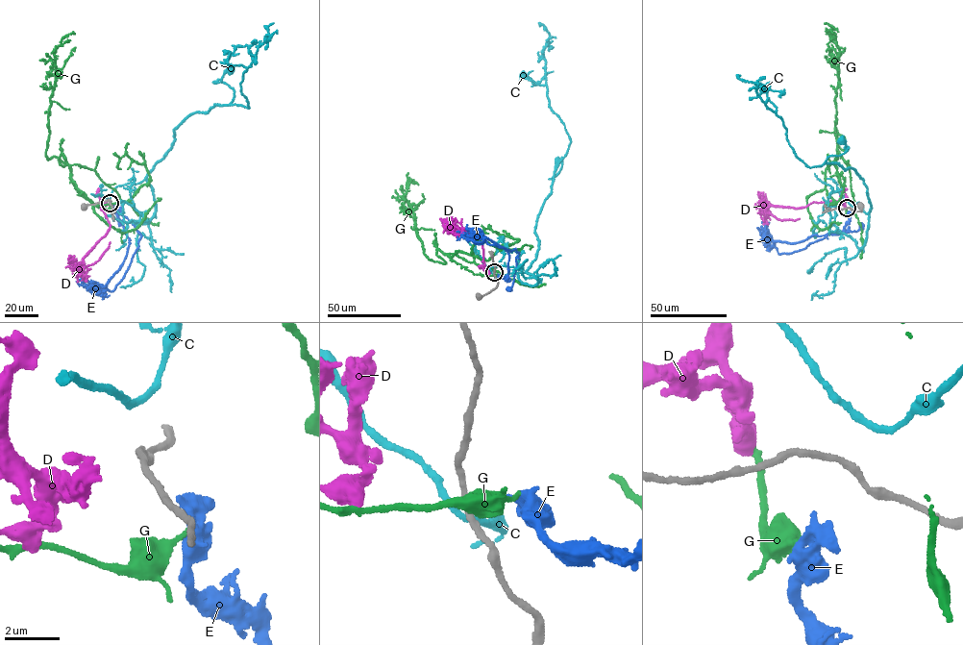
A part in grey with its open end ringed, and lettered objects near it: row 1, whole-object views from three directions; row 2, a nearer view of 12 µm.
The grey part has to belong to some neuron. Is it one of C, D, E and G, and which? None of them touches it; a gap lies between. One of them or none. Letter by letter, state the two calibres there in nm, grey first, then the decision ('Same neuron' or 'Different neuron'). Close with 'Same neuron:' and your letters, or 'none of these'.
C: Thickness 240 nm (grey) against 220 nm. Different neuron
D: Thickness 240 nm (grey) against 320 nm. Same neuron
E: Thickness 240 nm (grey) against 380 nm. Different neuron
G: Thickness 240 nm (grey) against 550 nm. Different neuron
Same neuron: D

